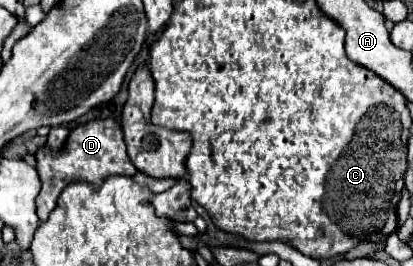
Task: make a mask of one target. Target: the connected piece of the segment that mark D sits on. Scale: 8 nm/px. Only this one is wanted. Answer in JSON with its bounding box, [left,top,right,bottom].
[37,119,137,221]

